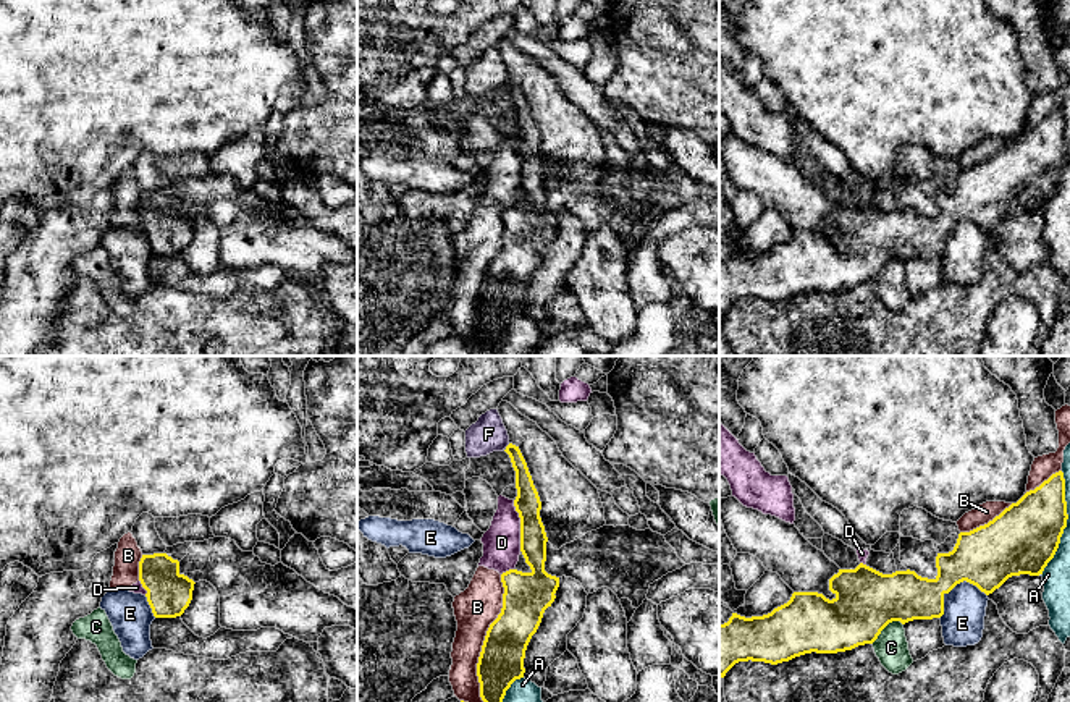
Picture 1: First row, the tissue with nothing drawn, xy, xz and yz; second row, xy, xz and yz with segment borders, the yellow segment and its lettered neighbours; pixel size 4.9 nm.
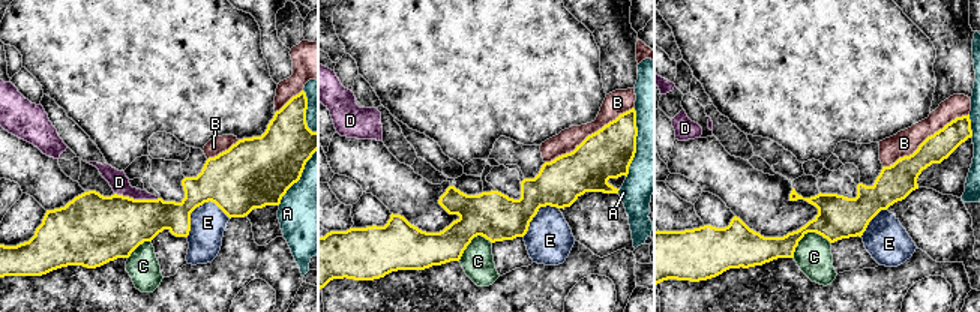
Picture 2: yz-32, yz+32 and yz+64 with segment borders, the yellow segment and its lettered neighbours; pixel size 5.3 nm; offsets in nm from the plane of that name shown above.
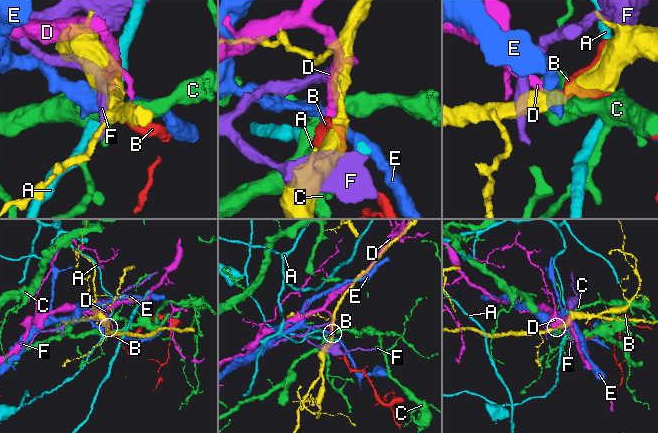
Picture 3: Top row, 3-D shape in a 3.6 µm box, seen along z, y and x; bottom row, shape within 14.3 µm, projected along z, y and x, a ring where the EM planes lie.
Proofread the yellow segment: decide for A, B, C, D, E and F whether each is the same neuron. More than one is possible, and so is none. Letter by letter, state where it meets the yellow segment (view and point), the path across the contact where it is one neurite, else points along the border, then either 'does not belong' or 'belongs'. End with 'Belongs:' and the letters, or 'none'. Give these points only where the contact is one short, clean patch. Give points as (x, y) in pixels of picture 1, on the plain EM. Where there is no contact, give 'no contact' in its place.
A: yz (1065, 160) | does not belong
B: xz (482, 283) | does not belong
C: yz (886, 262) | along yz (902, 261), (891, 259), (872, 280) | does not belong
D: xz (521, 164) | along xz (513, 138), (519, 156), (521, 188) | does not belong
E: yz (954, 224) | along yz (986, 232), (957, 220), (944, 233), (939, 256) | does not belong
F: xz (506, 84) | along xz (509, 81), (505, 88) | does not belong
Belongs: none

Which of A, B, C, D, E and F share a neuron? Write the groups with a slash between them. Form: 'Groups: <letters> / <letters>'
Groups: A / B D / C / E / F

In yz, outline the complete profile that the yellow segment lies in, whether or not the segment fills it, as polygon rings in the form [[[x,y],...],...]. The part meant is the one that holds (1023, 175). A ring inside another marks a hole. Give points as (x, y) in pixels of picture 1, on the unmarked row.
[[[1059,108],[988,162],[960,170],[952,189],[937,191],[934,217],[910,207],[883,212],[860,201],[855,207],[839,207],[829,217],[832,238],[818,230],[794,230],[787,241],[768,252],[745,256],[732,251],[727,260],[719,262],[719,314],[724,315],[739,299],[777,302],[811,290],[837,291],[873,281],[892,259],[905,262],[941,256],[944,233],[963,218],[989,233],[1012,214],[1039,214],[1059,186],[1067,157],[1065,116]]]

